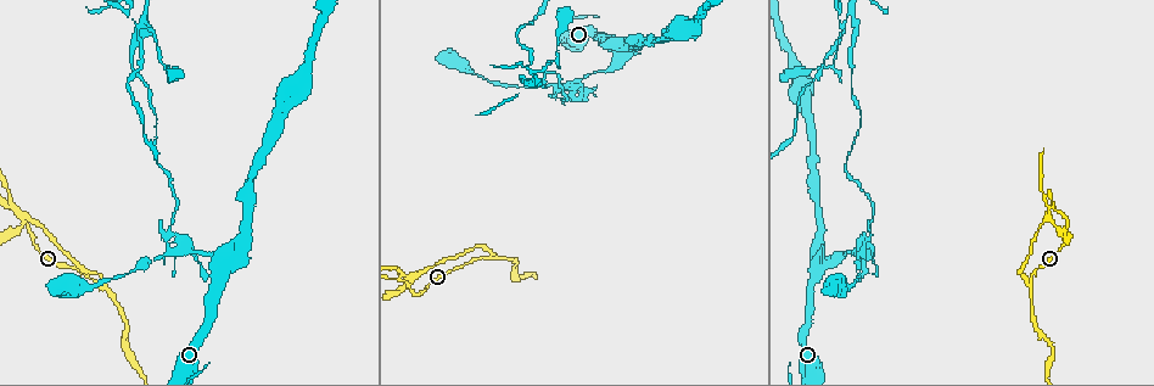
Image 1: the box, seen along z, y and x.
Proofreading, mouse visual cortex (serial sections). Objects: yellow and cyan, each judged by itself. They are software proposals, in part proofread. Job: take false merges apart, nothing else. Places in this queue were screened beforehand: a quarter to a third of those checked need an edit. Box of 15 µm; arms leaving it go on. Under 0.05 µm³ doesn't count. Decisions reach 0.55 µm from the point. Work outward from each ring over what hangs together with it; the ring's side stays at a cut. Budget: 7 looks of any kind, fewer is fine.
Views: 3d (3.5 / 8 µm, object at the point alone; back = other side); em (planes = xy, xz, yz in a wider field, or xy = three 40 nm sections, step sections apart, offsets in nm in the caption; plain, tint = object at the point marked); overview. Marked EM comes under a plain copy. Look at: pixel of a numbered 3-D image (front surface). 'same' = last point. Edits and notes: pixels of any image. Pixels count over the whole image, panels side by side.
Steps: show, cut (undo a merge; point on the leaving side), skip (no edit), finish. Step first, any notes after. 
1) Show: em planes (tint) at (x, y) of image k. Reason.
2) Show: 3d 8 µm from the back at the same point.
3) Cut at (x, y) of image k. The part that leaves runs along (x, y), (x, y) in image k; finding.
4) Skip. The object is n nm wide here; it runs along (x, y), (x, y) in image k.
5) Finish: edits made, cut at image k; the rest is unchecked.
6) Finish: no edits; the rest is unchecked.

Show: 3d 3.5 µm at (1029, 281) of image 1. Arms part here.

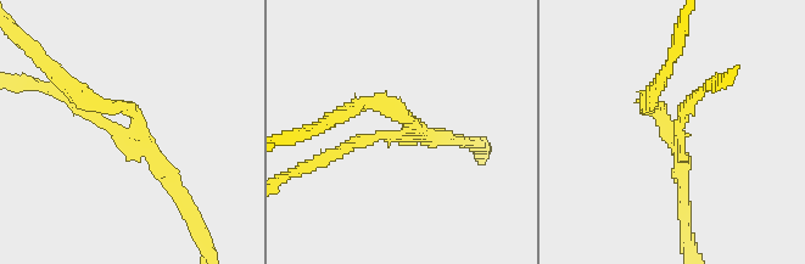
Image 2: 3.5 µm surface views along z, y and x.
Show: em xy step 1 (tint) at (677, 132) of image 2. 3 arms meet here; the arms are 150, 200, 200 nm wide.

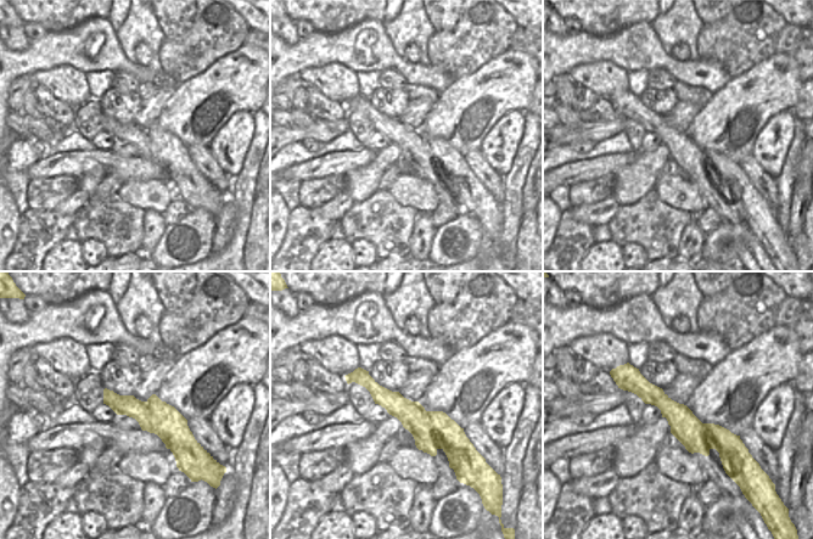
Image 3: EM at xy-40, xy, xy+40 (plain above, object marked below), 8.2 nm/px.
Cut at (391, 101) of image 2. The object is 300 nm wide here; the part that leaves runs along (408, 129), (385, 104), (329, 123) in image 2; two cells meet here.

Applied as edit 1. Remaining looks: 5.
Show: 3d 3.5 µm at (232, 265) of image 1.

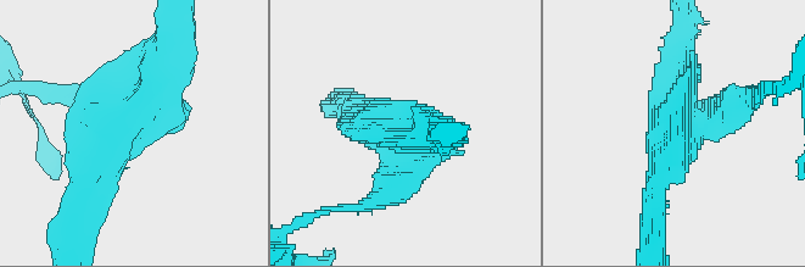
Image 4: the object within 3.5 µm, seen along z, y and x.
Show: em planes (tint) at (127, 122) of image 4. Shape alone is not enough.

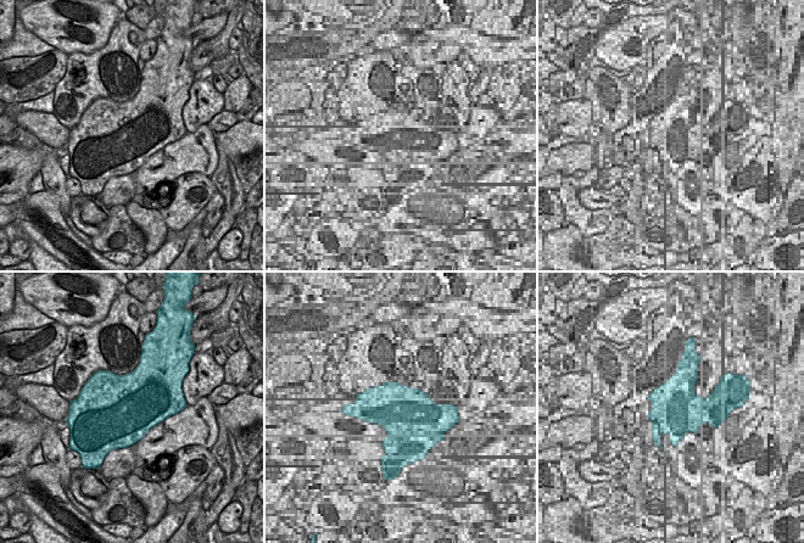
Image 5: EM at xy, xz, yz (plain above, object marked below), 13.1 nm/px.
Skip. The object is 1000 nm wide here; it runs along (87, 183), (161, 49) in image 4; one cell here.

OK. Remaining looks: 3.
Show: 3d 3.5 µm at (577, 81) of image 1. Looks like a crossing.

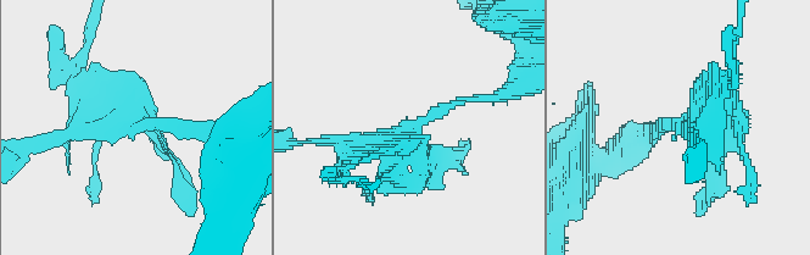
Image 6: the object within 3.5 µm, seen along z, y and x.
Show: em xy step 3 (tint) at (679, 127) of image 6.

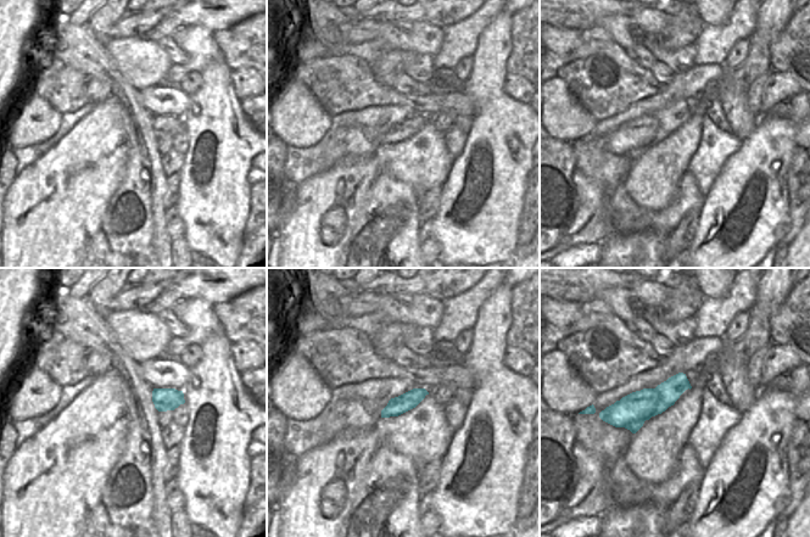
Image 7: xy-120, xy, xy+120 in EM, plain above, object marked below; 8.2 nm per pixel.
Cut at (74, 76) of image 6. The part that leaves runs along (83, 115), (68, 84), (90, 25) in image 6; a second cell is stuck on.

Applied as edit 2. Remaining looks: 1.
Finish: edits made, cut at image 2, cut at image 6; the rest is unchecked.

